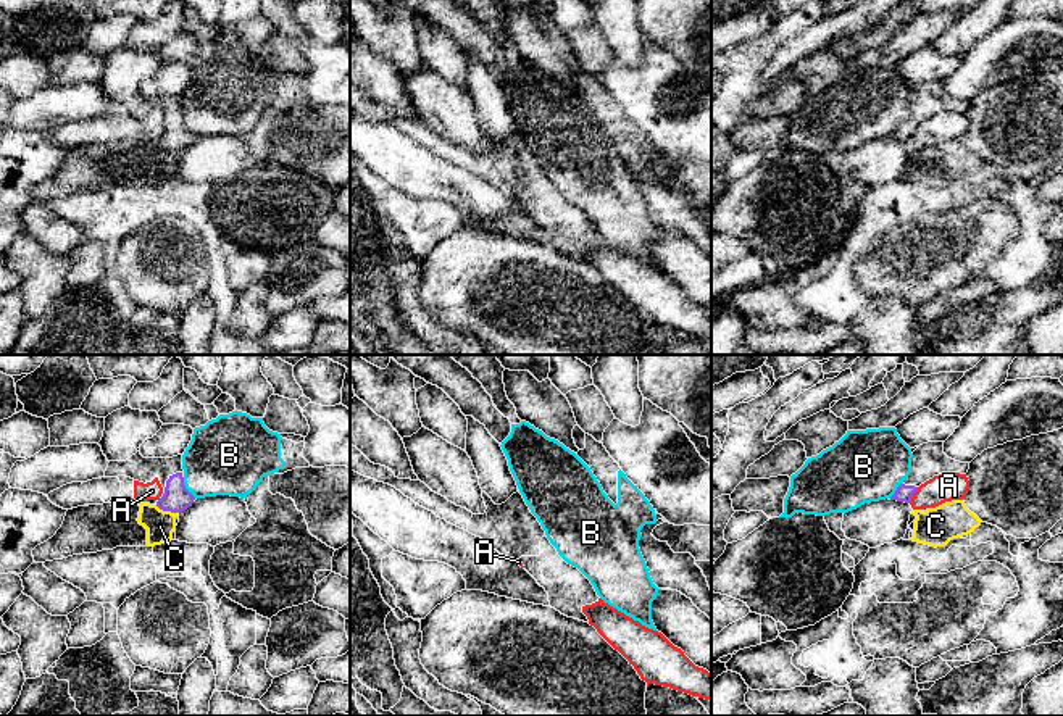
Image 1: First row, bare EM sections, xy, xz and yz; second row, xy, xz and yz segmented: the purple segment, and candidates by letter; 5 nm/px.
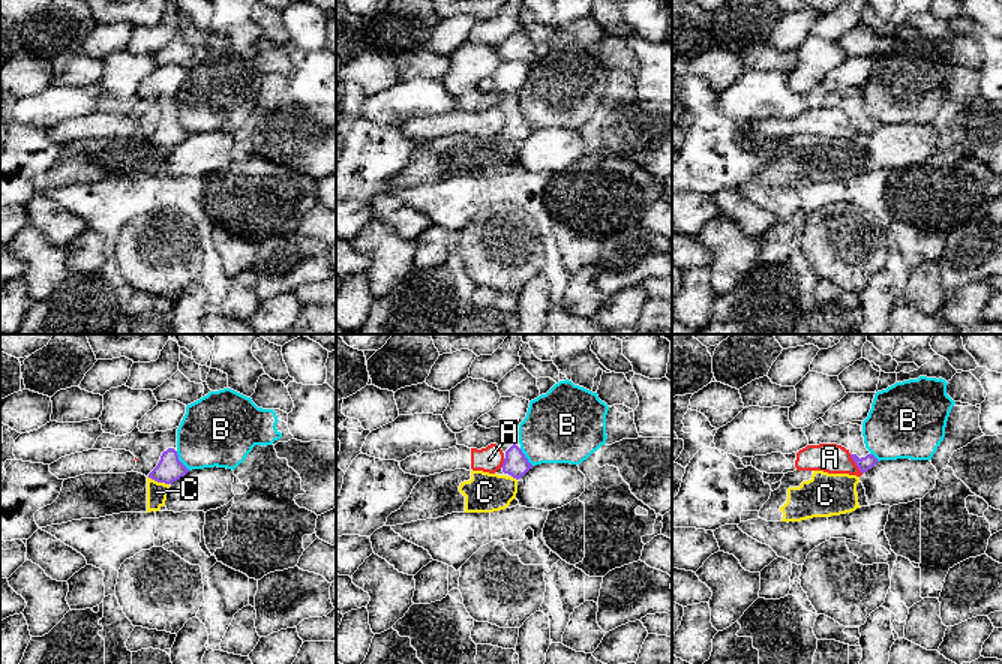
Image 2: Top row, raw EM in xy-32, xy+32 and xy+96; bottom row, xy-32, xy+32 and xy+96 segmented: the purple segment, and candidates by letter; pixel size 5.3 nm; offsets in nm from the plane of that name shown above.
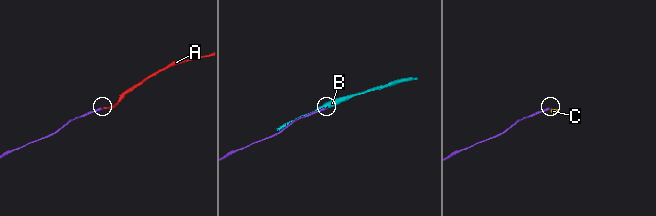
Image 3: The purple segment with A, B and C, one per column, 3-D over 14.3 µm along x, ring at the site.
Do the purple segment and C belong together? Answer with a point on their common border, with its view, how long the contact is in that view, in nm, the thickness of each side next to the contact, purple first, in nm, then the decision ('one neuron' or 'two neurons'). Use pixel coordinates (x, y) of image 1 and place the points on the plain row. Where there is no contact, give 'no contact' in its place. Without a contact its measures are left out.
contact xy (166, 149); length 120 nm; calibres 140 and 150 nm; two neurons

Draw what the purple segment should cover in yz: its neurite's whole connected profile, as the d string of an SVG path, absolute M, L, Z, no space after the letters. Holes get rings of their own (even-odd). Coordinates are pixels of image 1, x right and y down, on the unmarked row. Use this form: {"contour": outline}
{"contour": "M928 81L913 90L911 111L897 126L890 139L910 142L921 123L942 111L966 113L969 102L960 102L944 92L944 81Z"}

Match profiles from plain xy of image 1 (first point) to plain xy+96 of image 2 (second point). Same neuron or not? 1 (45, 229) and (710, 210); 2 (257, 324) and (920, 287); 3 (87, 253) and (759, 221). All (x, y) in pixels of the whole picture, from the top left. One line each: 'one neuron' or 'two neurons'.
1: two neurons
2: one neuron
3: two neurons

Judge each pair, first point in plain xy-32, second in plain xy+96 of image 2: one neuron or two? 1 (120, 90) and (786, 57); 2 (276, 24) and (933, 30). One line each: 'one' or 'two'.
1: two
2: two

